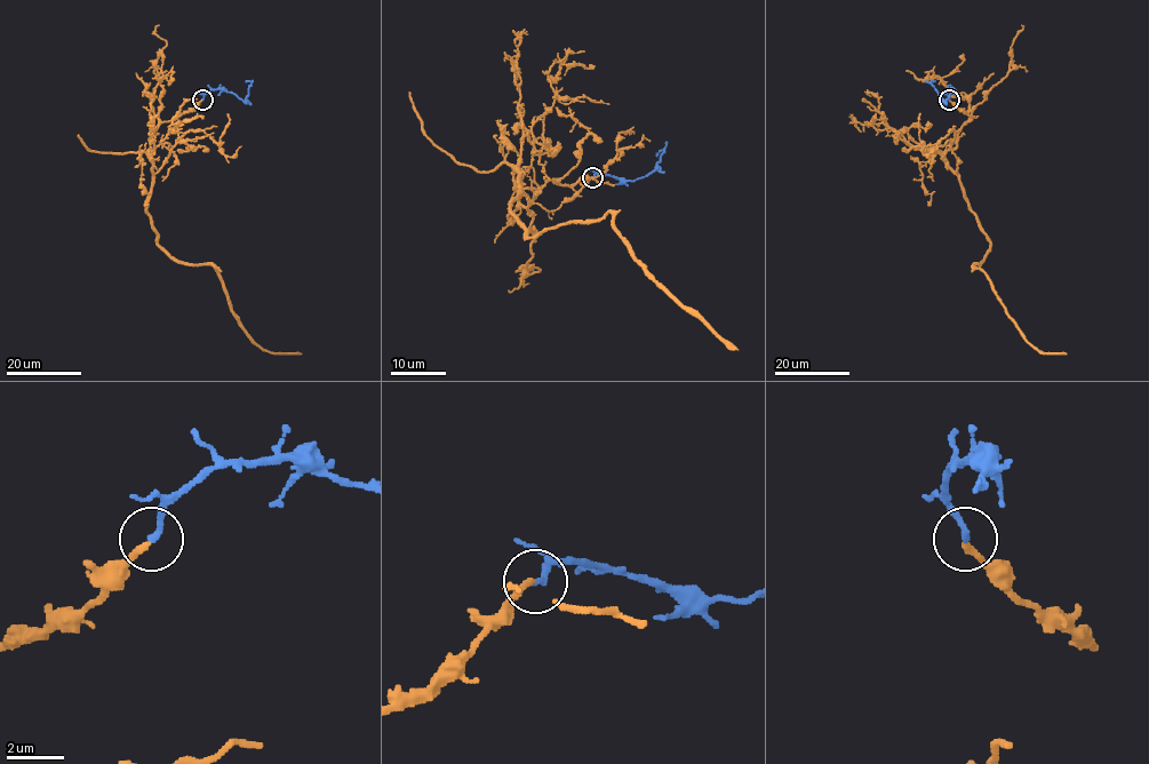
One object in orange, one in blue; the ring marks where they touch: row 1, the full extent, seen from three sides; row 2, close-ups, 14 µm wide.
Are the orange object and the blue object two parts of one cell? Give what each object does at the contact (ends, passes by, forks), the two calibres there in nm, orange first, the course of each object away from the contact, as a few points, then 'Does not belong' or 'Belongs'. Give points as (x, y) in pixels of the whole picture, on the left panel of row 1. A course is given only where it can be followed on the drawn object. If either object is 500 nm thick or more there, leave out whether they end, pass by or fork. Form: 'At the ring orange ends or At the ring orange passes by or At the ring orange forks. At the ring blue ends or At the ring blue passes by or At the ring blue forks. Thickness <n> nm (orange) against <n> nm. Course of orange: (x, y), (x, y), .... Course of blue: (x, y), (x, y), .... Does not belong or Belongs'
At the ring orange ends. At the ring blue ends. Thickness 220 nm (orange) against 220 nm. Course of orange: (202, 100), (152, 136), (152, 229), (170, 256), (215, 268), (232, 313), (256, 344), (301, 353). Course of blue: (202, 100), (210, 90), (224, 89), (244, 101), (252, 82), (246, 80). Belongs

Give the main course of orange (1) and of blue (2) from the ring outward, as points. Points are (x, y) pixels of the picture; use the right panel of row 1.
1: (949, 100), (972, 118), (944, 161), (990, 243), (973, 267), (984, 273), (1031, 344), (1042, 352), (1067, 353)
2: (949, 100), (947, 90), (950, 89), (944, 101), (931, 82), (935, 80)

